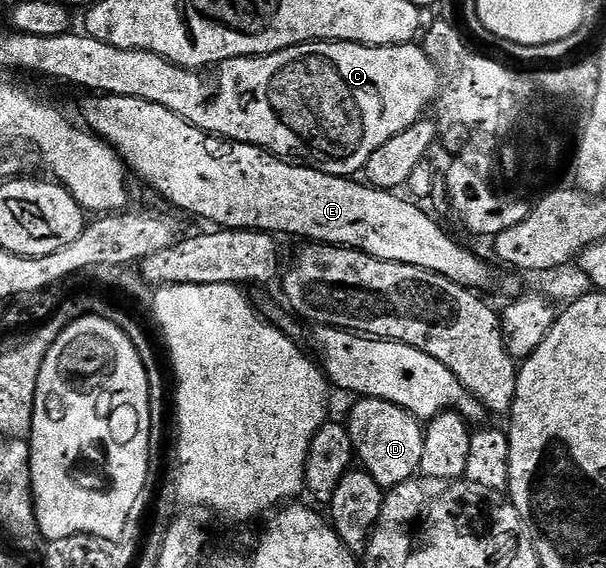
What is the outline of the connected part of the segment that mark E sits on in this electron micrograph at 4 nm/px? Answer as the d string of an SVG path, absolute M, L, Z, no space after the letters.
M98 94L97 96L90 96L86 103L82 106L82 114L86 117L85 125L89 127L93 133L97 134L99 138L102 139L103 142L106 142L116 151L119 156L122 157L122 161L126 163L127 167L131 171L134 170L138 174L143 174L146 177L147 182L150 184L151 188L155 190L158 194L163 194L164 197L167 198L168 201L171 202L172 205L175 206L178 210L183 210L186 214L195 214L198 218L203 218L204 221L210 222L206 223L209 224L211 227L214 228L221 228L223 230L262 230L265 234L273 234L275 236L283 236L282 234L291 234L294 238L306 238L302 240L309 240L311 243L314 244L325 244L327 246L346 246L349 250L363 250L364 253L372 255L373 258L379 258L380 260L384 260L385 262L399 262L400 264L412 264L416 268L420 268L421 270L431 270L432 272L436 272L440 276L444 276L448 280L452 280L456 284L460 284L465 288L465 290L472 290L475 292L486 292L482 290L486 290L489 288L490 285L494 282L494 274L490 271L490 266L488 263L485 262L484 259L481 258L478 254L473 254L472 251L469 250L466 246L461 246L460 243L457 242L456 239L453 238L452 235L449 234L448 231L445 230L444 227L441 226L440 223L437 222L436 219L433 218L430 214L425 214L424 211L421 210L419 203L417 201L411 200L409 197L401 198L403 195L398 192L391 192L388 190L377 190L375 186L367 184L365 181L355 180L353 177L348 178L341 178L340 176L336 176L335 174L325 174L323 170L316 170L313 166L309 164L295 164L293 161L279 158L278 155L270 153L269 150L262 150L259 146L253 146L252 144L248 144L247 142L234 142L231 138L219 138L217 134L207 134L206 131L201 130L200 128L196 128L192 125L188 120L184 120L179 116L176 112L172 112L172 108L164 108L164 104L152 104L152 100L144 100L140 96L116 96L115 94Z

